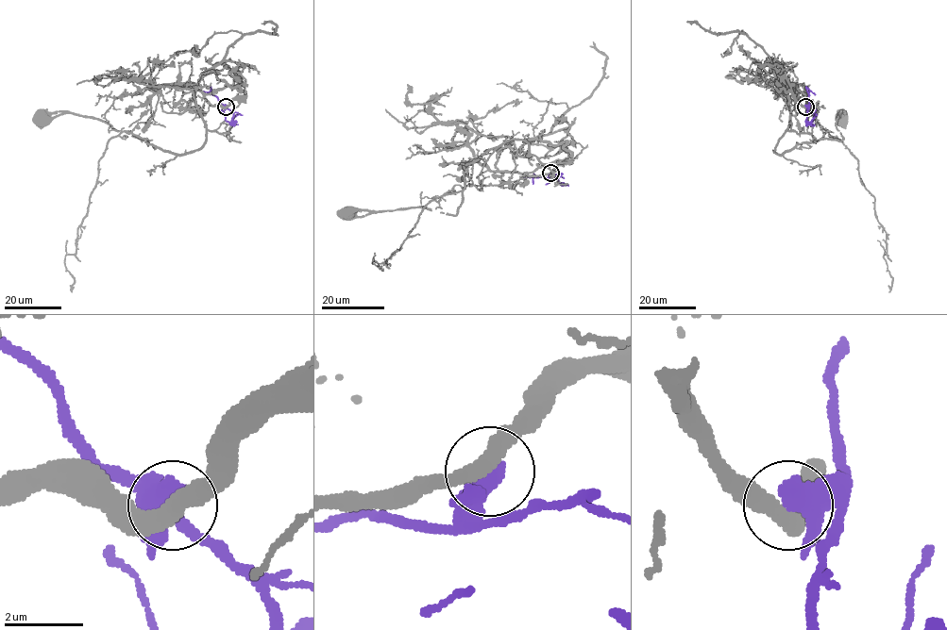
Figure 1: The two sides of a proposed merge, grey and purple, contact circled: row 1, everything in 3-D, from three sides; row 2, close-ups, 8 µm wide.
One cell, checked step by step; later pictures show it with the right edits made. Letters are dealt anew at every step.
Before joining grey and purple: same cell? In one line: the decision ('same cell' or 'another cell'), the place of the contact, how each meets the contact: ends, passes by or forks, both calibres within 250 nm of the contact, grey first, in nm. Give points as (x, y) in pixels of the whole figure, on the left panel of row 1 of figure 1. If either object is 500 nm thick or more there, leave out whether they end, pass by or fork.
same cell; at (226, 107); 440 nm thick on the grey side, 600 nm on the other

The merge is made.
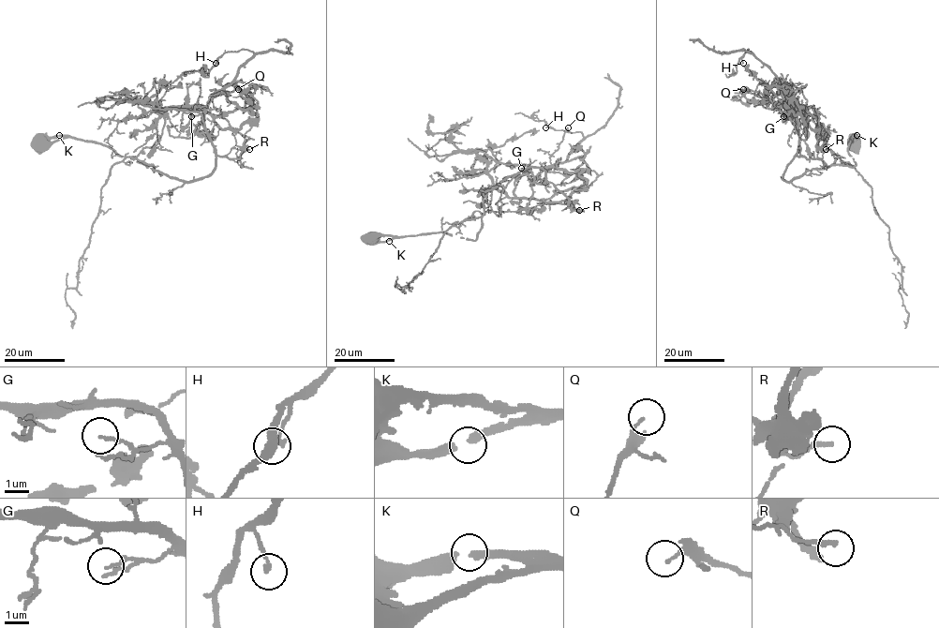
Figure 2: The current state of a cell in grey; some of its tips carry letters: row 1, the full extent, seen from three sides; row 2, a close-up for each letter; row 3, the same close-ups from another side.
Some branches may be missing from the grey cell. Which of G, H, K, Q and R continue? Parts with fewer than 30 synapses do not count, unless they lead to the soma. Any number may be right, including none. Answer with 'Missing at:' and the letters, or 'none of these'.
Missing at: none of these

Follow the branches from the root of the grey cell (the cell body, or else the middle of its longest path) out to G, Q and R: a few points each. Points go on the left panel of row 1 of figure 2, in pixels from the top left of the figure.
G: (40, 144), (96, 142), (111, 156), (193, 181), (212, 171), (216, 151), (202, 117), (191, 116)
Q: (40, 144), (96, 142), (111, 156), (193, 181), (216, 165), (206, 106), (238, 89)
R: (40, 144), (96, 142), (111, 156), (186, 181), (206, 177), (216, 156), (239, 158), (249, 149)

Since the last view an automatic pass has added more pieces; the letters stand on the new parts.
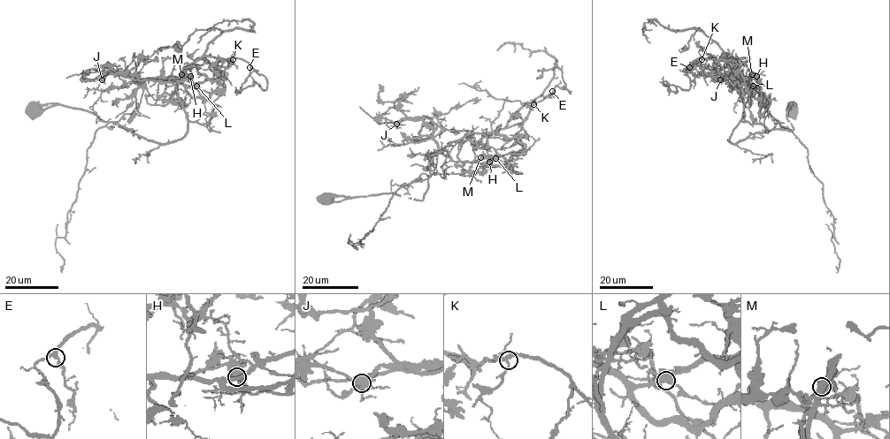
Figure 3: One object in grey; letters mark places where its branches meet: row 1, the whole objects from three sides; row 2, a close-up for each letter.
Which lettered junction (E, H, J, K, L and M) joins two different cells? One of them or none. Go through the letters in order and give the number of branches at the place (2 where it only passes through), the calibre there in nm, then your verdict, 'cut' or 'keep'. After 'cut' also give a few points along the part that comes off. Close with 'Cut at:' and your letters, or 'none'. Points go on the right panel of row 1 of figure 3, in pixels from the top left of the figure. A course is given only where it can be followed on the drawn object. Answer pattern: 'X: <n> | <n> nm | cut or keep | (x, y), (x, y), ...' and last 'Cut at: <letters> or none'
E: 3 | 280 nm | keep
H: 5 | 500 nm | keep
J: 5 | 500 nm | keep
K: 4 | 300 nm | keep
L: 5 | 500 nm | keep
M: 4 | 440 nm | keep
Cut at: none

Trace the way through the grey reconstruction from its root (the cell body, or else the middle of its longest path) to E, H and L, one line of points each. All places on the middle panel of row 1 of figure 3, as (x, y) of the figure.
E: (326, 197), (425, 179), (446, 146), (481, 133), (485, 147), (476, 146), (487, 133), (520, 124), (552, 91)
H: (326, 197), (425, 179), (429, 158), (471, 133), (514, 164), (489, 162)
L: (326, 197), (425, 179), (429, 158), (471, 133), (495, 158)

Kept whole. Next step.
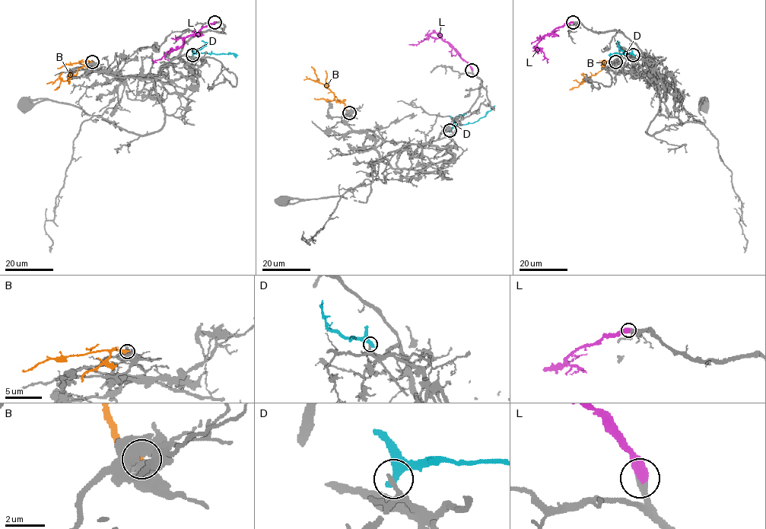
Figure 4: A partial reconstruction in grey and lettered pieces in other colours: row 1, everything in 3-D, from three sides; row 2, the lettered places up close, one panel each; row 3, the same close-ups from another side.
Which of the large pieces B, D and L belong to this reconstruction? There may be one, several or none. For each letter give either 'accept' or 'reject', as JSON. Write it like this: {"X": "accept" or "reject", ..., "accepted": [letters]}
{"B": "reject", "D": "reject", "L": "accept", "accepted": ["L"]}

